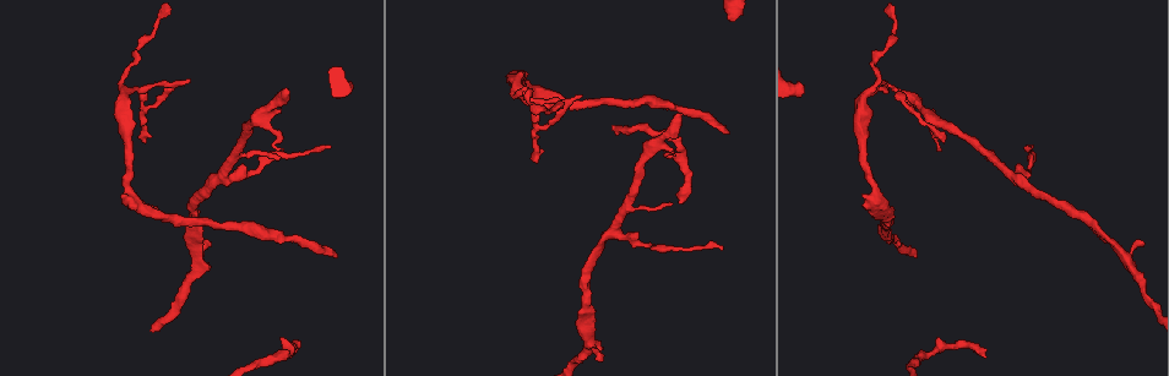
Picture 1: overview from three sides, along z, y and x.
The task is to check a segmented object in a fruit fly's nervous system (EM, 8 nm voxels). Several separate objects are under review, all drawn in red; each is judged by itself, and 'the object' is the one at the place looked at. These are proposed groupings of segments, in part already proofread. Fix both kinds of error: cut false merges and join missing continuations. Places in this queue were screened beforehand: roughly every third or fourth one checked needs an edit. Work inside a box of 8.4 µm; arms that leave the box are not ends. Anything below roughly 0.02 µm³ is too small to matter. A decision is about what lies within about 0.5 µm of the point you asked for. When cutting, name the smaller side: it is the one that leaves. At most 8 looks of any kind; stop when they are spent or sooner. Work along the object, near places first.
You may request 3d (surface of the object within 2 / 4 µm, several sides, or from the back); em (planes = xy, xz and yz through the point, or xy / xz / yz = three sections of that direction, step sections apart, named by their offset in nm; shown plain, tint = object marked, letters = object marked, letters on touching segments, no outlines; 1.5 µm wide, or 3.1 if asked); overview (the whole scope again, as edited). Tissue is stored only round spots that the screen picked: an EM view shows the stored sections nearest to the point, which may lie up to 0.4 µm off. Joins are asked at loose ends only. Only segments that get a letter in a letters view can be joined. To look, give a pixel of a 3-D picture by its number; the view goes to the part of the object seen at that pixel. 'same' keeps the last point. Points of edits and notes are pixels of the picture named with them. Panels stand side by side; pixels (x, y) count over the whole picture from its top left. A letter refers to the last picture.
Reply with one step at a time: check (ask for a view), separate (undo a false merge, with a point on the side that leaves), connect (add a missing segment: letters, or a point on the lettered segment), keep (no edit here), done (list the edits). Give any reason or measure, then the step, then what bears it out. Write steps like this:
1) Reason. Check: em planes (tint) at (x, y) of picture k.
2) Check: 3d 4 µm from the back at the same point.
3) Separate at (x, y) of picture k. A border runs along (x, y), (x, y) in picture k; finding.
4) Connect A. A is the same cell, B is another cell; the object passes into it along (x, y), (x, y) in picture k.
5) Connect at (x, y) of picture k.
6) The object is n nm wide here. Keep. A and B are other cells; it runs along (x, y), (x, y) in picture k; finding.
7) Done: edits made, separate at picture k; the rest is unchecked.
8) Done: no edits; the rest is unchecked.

Branch stops here. Check: em xy step 8 (tint) at (207, 244) of picture 1.

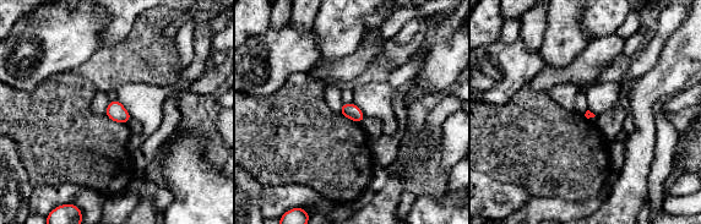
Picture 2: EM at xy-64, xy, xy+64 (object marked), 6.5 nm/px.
Another direction. Check: em planes (letters) at the same point.

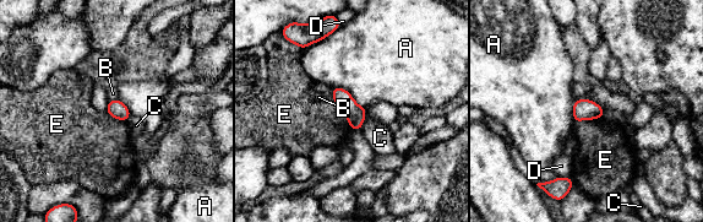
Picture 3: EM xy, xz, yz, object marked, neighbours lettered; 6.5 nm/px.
The longest contact is with A, 260 nm. Keep. A, B, C, D and E are other cells; a border runs along (333, 101), (343, 110), (352, 130) in picture 3; none of them fits.

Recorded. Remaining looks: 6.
Tapers out. Check: em planes (letters) at (727, 132) of picture 1.

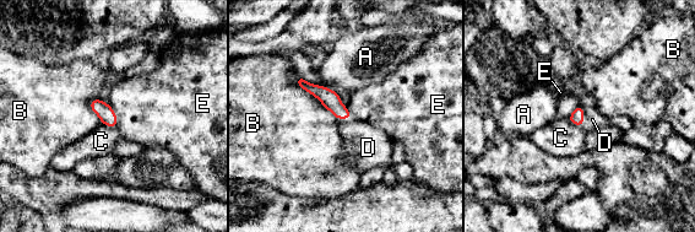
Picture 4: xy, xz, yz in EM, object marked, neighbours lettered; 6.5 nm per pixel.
Connect D. D is the same cell, A, B, C and E are other cells; it goes on there.

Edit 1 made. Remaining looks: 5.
Branch stops here. Check: em planes (plain) at (899, 89) of picture 1.

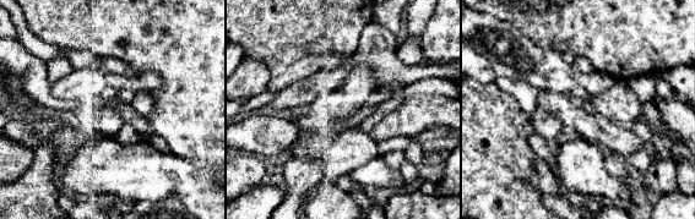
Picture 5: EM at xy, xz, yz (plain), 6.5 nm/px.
What lies round it. Check: em planes (letters) at the same point.

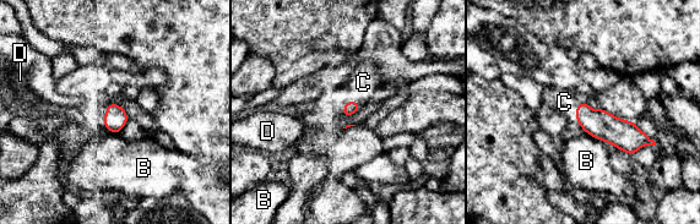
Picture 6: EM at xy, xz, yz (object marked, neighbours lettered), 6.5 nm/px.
Connect C. C is the same cell, B and D are other cells; the object passes into it along (600, 124), (576, 110), (564, 102) in picture 6; the neuron continues.

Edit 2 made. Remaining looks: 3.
Done: edits made, connect at picture 4, connect at picture 6; the rest is unchecked.

